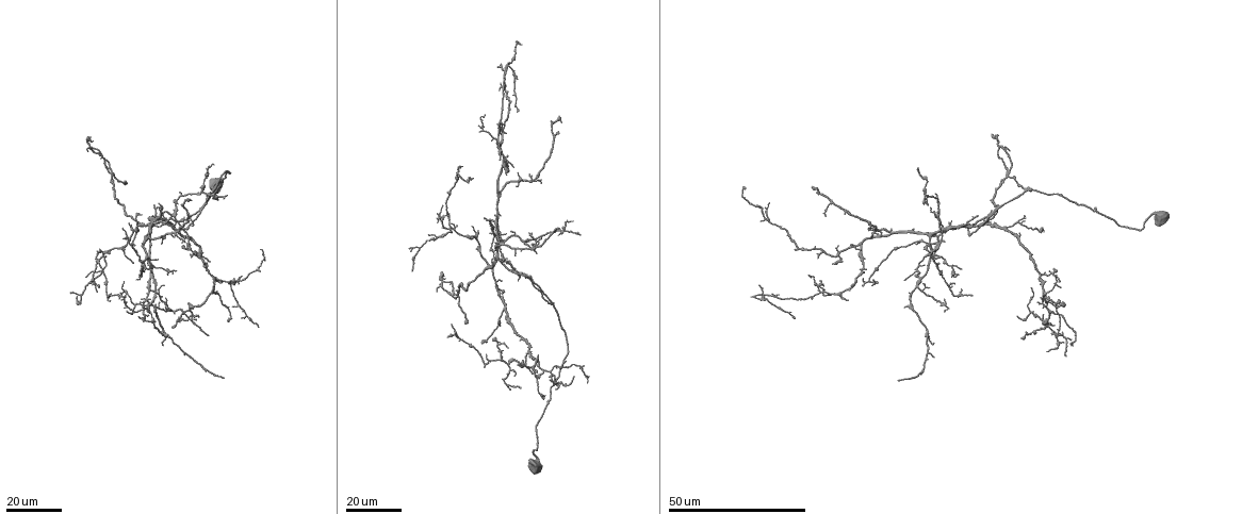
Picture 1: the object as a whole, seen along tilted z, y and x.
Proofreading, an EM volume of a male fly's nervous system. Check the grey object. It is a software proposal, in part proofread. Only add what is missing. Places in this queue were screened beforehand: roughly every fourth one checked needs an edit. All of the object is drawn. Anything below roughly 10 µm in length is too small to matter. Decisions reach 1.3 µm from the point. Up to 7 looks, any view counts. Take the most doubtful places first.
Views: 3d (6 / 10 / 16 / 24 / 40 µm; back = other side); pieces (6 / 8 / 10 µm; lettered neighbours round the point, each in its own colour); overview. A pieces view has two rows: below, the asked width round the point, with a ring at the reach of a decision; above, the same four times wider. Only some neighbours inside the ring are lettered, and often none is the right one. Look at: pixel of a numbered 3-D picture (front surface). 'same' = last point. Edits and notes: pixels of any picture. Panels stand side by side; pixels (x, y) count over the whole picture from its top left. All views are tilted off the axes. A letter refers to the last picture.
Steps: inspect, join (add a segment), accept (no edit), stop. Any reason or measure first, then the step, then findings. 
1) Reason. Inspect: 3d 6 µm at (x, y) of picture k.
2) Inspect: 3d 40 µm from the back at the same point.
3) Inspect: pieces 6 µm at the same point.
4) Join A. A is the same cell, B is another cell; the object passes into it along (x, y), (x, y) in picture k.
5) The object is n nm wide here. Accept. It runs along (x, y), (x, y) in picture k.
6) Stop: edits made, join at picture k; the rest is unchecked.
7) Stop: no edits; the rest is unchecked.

Inspect: 3d 16 µm at (899, 379) of picture 1.

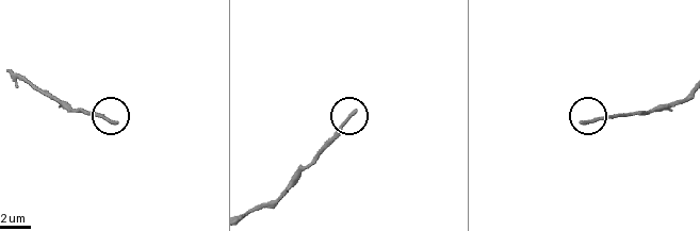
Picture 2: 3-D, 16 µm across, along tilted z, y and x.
Inspect: pieces 10 µm at (355, 112) of picture 2.

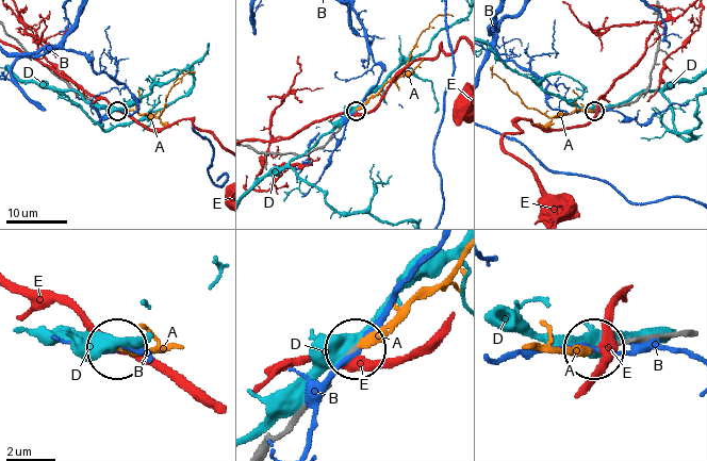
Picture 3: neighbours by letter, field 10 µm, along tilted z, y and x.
Join A. A is the same cell, B, D and E are other cells; the object passes into it along (611, 106), (551, 116), (528, 106), (508, 86) in picture 3; the neuron continues.

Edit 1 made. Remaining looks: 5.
Branch stops here. Inspect: 3d 16 µm at (146, 267) of picture 1.

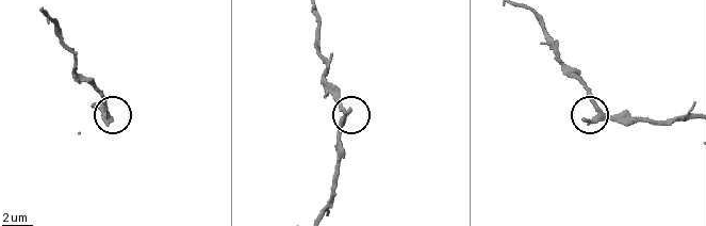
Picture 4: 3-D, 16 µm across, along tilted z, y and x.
Inspect: pieces 10 µm at (111, 120) of picture 4.

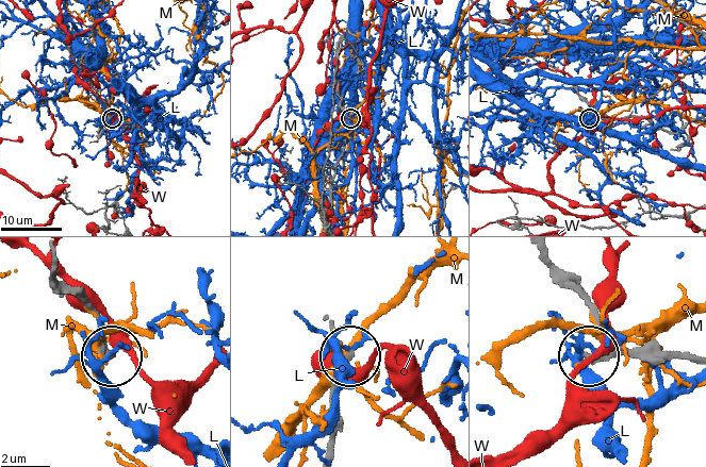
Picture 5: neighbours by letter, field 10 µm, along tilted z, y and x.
Accept. L, M and W are other cells; no lettered segment goes on from it.

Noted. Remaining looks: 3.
See it whole again. Inspect: overview.

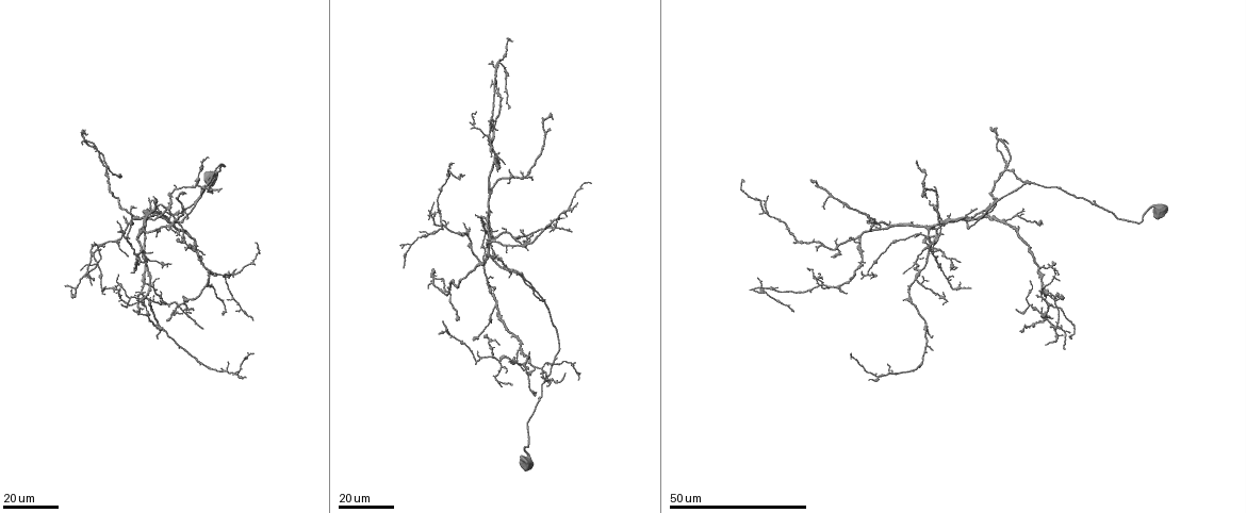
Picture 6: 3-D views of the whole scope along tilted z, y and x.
Tapers out. Inspect: 3d 16 µm at (977, 211) of picture 6.

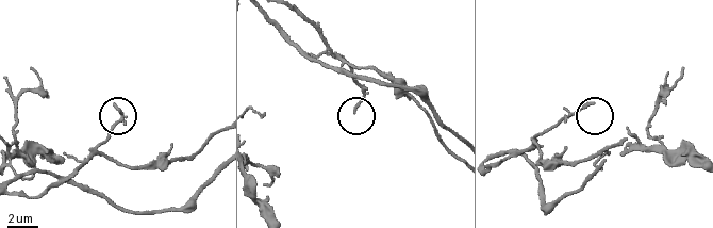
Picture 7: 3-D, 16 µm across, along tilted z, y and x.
Inspect: pieces 10 µm at (591, 105) of picture 7.

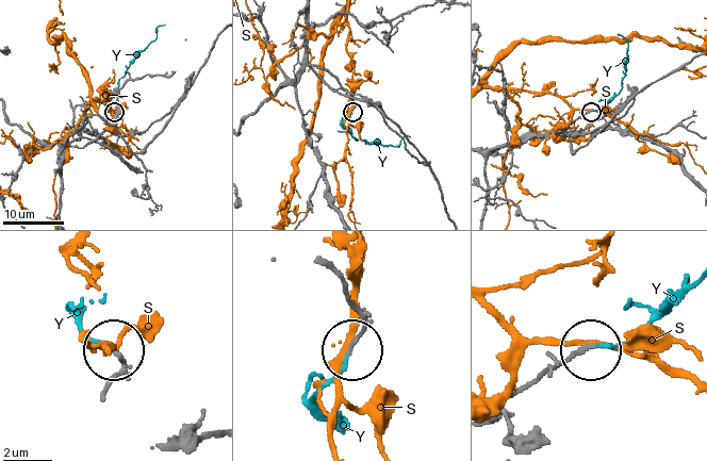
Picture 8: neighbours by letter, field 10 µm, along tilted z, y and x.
Join Y. Y is the same cell, S is another cell; the neuron continues.

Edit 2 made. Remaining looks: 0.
Stop: edits made, join at picture 3, join at picture 8; the rest is unchecked.

